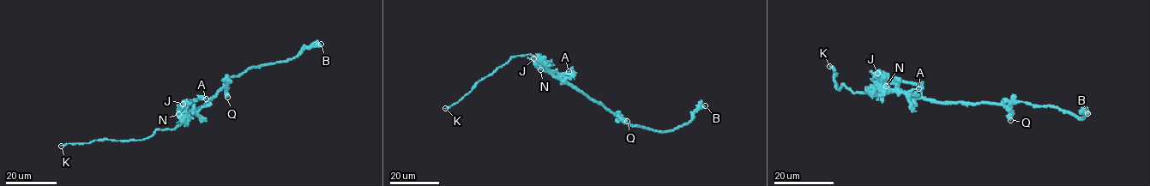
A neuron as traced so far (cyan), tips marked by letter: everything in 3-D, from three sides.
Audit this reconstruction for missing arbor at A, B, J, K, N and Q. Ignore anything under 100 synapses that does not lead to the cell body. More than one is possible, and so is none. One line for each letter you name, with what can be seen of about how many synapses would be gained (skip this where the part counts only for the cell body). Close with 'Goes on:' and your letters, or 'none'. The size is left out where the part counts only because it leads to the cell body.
Goes on: K

